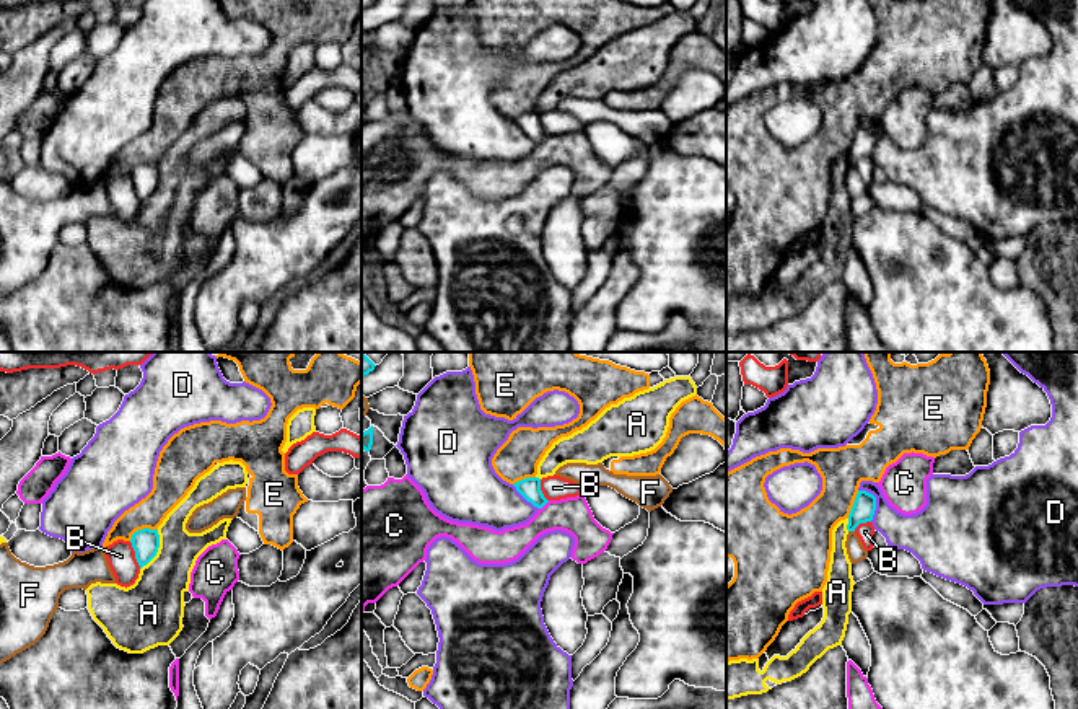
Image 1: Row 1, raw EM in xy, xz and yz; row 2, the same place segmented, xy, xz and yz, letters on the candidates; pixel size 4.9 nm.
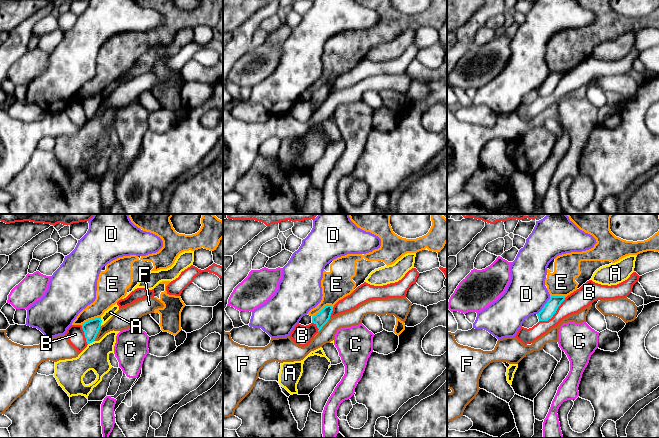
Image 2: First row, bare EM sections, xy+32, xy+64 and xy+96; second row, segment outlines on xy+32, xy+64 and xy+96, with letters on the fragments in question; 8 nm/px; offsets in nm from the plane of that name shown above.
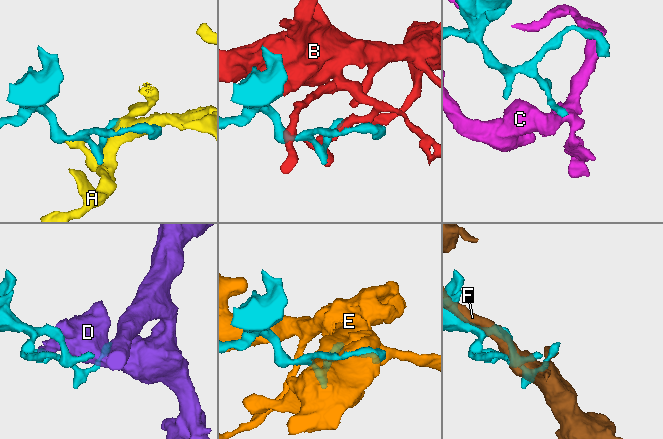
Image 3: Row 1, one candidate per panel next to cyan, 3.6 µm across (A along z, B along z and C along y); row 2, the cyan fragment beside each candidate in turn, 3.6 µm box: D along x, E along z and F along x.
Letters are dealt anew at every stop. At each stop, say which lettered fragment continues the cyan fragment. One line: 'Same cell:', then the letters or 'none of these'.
Same cell: none of these

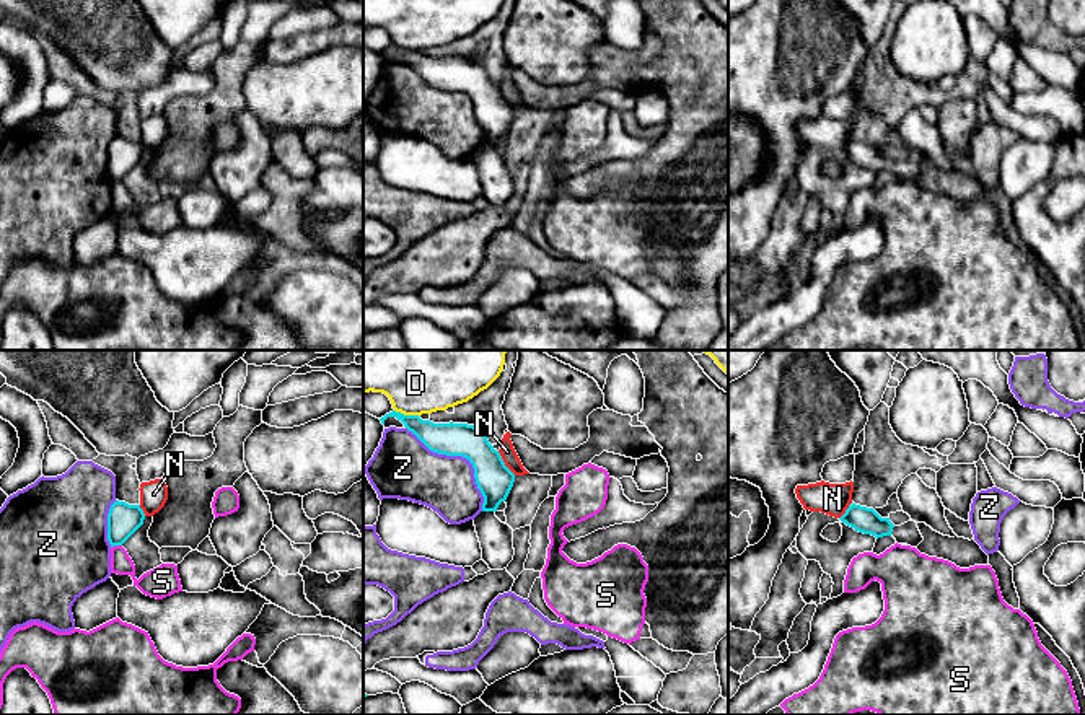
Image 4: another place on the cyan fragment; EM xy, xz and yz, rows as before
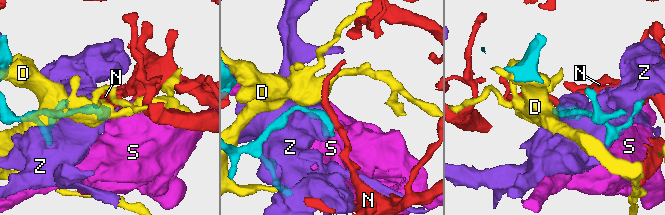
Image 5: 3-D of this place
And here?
Same cell: none of these

